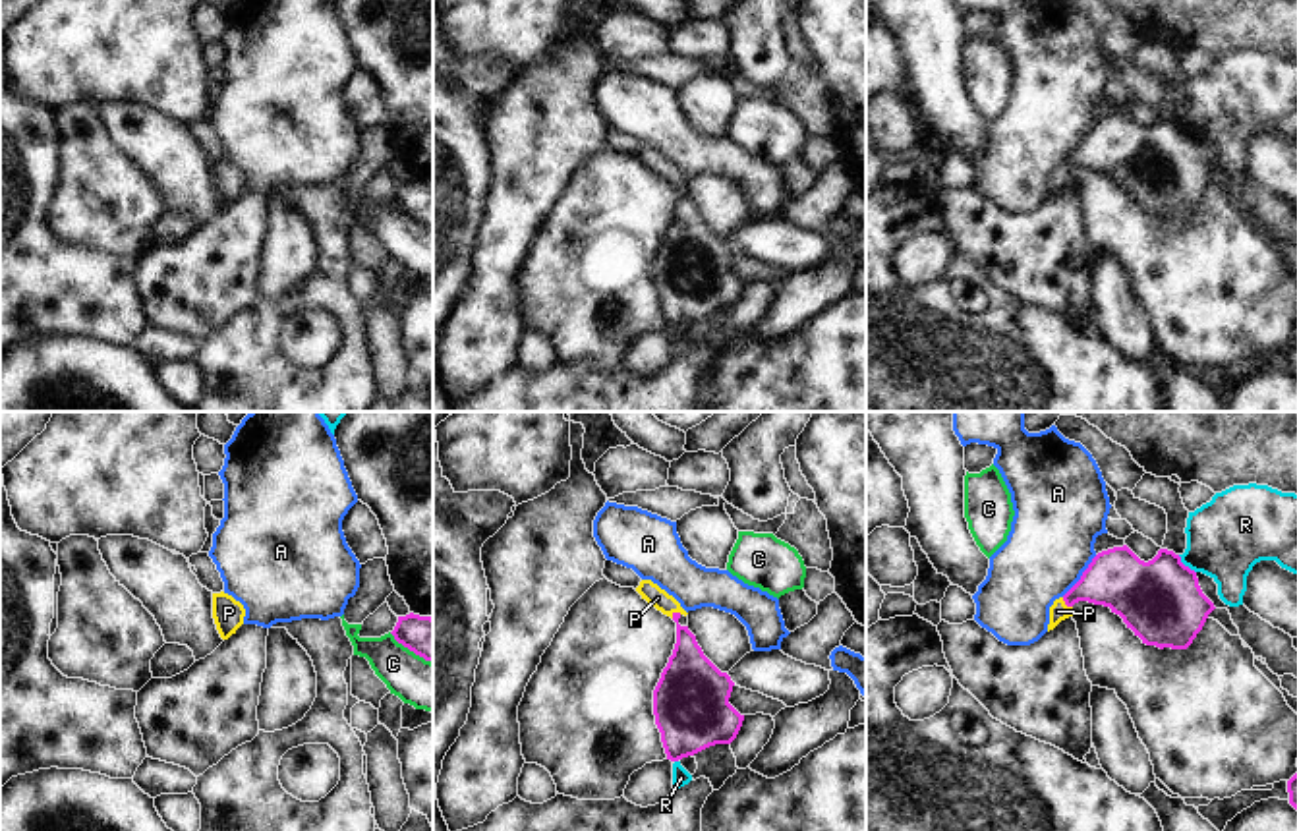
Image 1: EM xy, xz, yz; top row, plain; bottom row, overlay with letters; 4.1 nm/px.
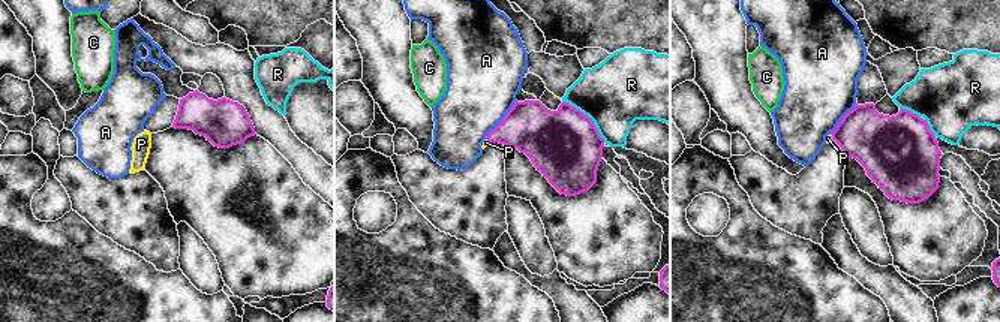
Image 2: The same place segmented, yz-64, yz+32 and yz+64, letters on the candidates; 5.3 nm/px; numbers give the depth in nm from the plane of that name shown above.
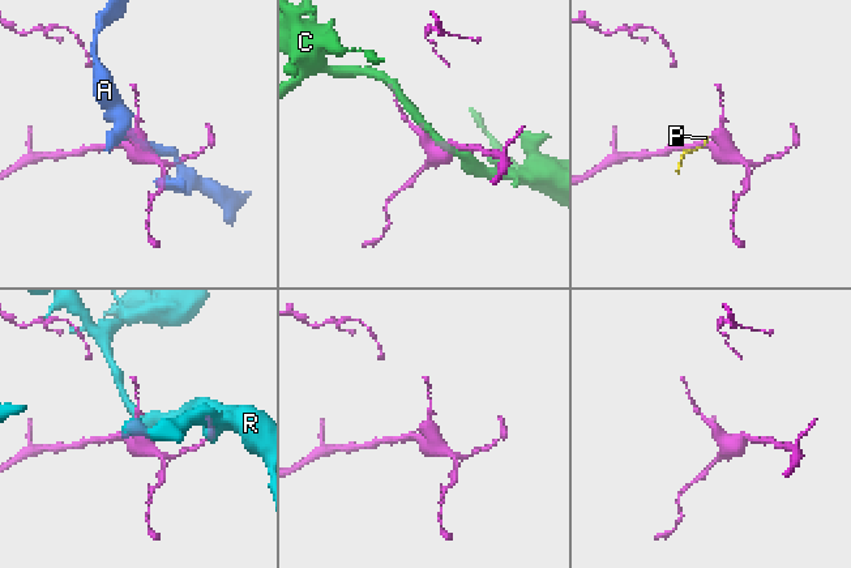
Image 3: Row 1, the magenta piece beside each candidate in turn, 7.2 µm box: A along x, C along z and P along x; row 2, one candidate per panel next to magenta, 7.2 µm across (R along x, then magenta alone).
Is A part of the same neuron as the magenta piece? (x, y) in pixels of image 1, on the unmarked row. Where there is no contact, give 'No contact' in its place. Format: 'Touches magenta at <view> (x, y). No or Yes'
Touches magenta at yz (1081, 143). No

